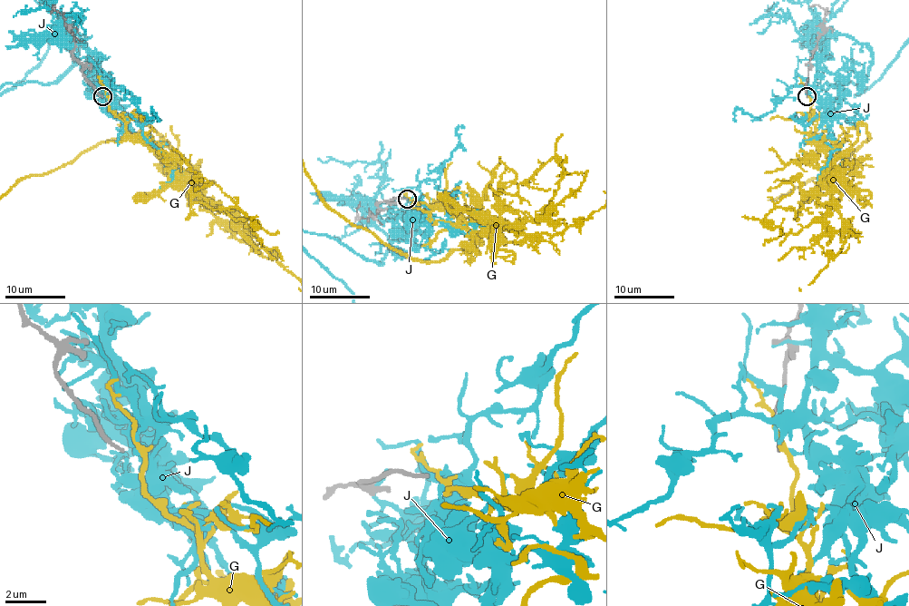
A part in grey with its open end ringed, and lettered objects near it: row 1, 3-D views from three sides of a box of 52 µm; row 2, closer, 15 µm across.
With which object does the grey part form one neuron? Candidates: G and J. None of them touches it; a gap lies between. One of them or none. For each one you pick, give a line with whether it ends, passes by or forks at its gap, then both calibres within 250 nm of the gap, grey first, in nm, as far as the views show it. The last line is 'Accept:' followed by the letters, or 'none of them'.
Accept: none of them

